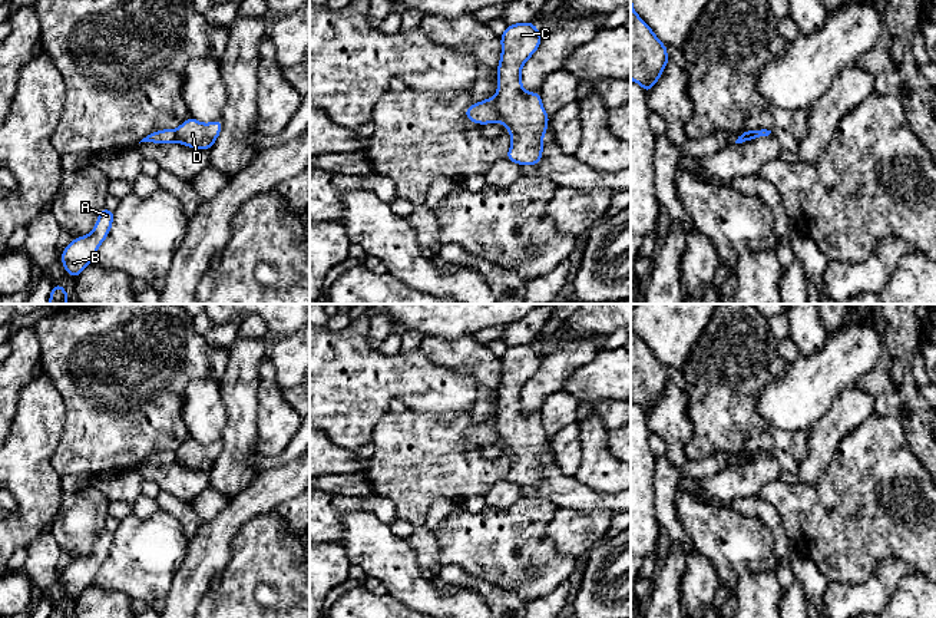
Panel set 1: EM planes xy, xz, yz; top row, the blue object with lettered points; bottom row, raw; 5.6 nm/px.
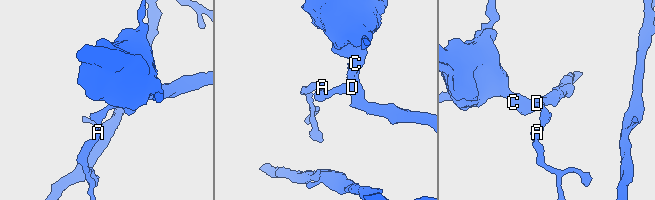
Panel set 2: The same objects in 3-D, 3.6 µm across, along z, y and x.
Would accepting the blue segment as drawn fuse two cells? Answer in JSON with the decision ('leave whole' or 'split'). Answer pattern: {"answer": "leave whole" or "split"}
{"answer": "split"}

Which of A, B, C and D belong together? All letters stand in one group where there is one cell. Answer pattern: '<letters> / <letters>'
A B / C D

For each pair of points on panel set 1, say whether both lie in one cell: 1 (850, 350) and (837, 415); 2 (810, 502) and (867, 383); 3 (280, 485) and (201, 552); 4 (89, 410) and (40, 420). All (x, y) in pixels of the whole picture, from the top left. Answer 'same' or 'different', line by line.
1: different
2: different
3: same
4: different

